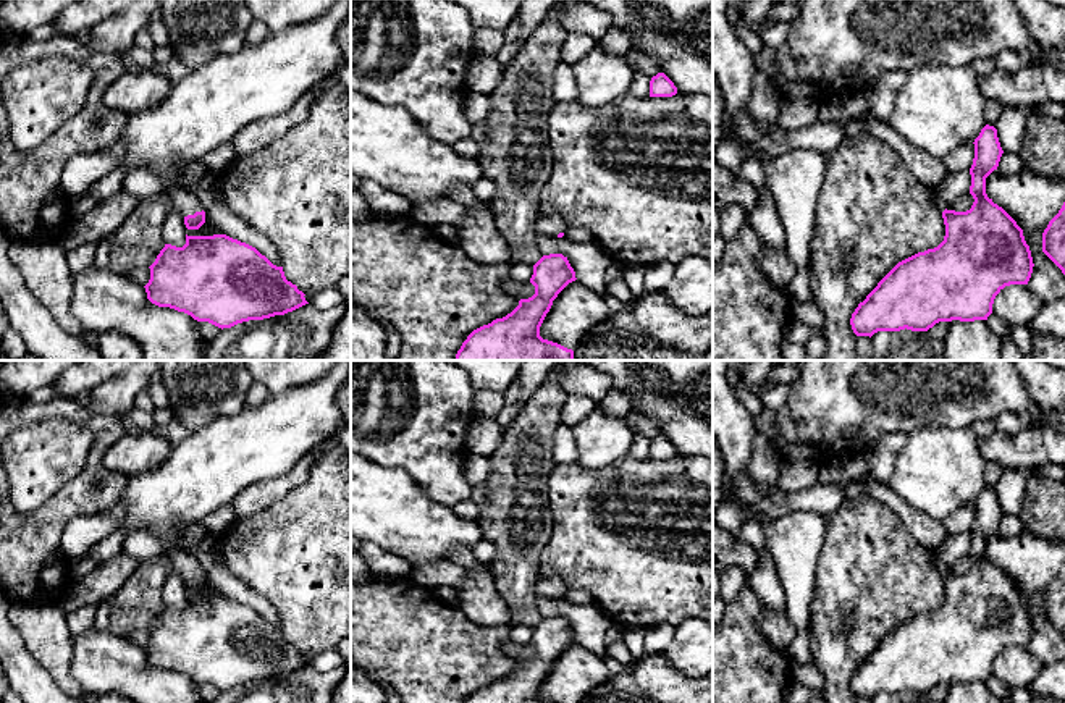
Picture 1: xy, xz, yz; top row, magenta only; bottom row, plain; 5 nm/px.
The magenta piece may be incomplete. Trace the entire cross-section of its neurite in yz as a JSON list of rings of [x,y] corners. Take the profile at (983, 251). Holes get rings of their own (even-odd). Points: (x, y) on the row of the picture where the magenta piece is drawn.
[[[986,124],[974,139],[974,158],[970,168],[970,194],[974,202],[966,212],[944,210],[944,241],[924,252],[899,262],[858,304],[850,325],[857,336],[878,331],[928,331],[939,322],[987,320],[996,296],[1010,284],[1028,284],[1033,257],[1017,221],[986,194],[986,178],[997,170],[1004,154],[997,129]]]

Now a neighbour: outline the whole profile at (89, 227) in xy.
[[[121,191],[116,196],[99,202],[94,208],[74,213],[65,234],[60,239],[68,252],[74,247],[91,242],[100,242],[102,238],[113,234],[123,221],[134,212],[141,199]]]

